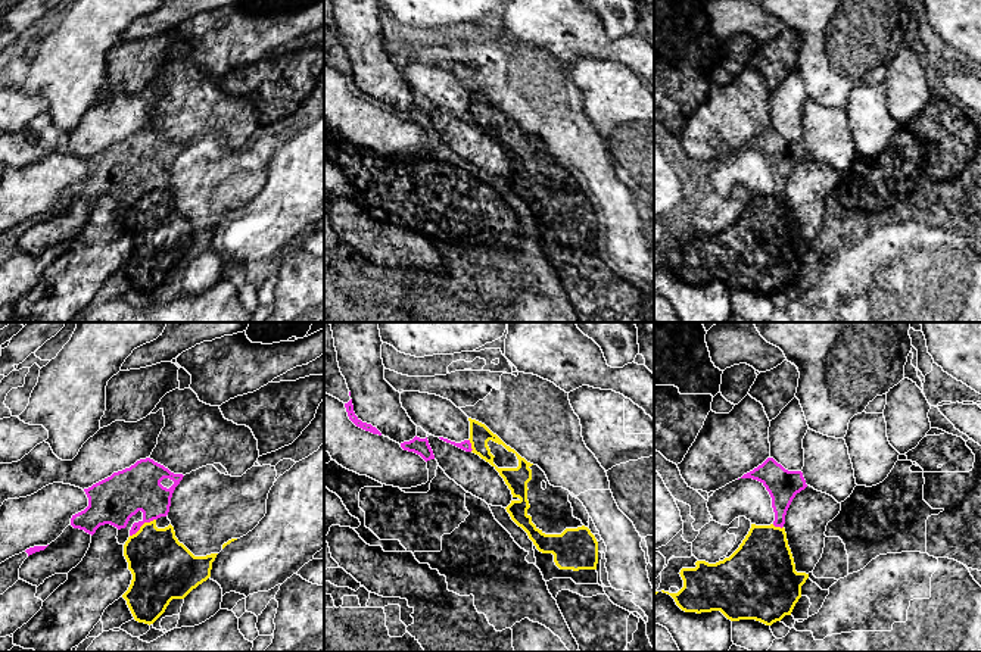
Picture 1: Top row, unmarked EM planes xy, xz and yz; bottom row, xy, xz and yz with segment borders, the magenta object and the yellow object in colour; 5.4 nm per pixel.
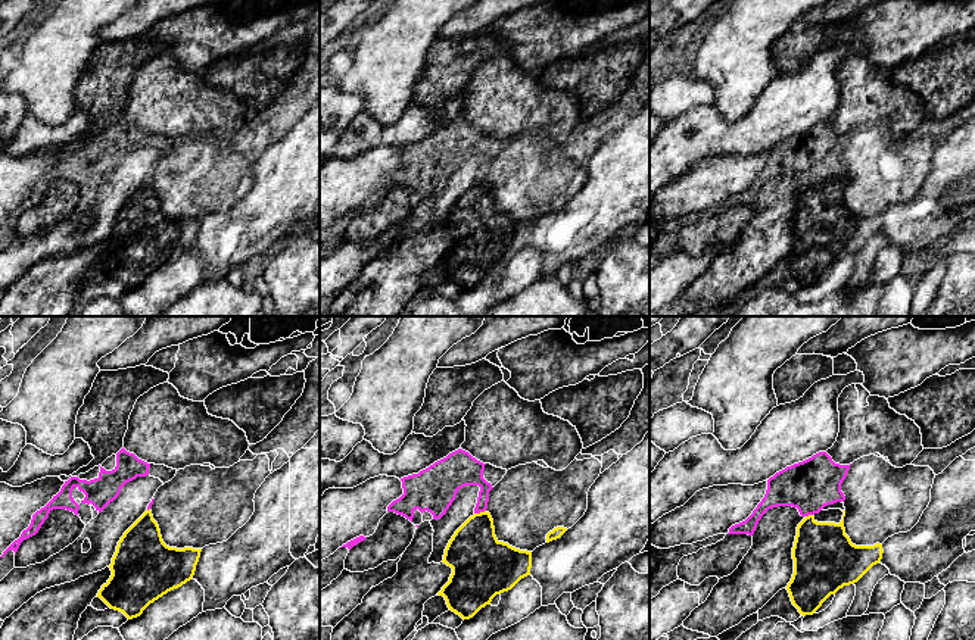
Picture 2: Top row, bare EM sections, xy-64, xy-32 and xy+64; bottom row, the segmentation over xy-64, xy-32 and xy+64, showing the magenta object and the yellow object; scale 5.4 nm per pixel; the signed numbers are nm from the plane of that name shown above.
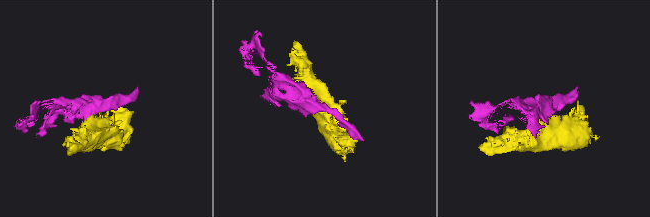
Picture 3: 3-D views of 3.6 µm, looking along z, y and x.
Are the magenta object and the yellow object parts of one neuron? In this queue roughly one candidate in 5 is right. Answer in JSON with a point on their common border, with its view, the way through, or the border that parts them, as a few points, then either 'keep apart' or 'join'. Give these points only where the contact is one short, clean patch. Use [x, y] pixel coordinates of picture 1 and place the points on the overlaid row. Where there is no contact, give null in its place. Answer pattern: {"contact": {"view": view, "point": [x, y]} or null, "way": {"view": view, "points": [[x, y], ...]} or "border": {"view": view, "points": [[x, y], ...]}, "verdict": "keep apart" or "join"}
{"contact": {"view": "xy", "point": [142, 524]}, "border": {"view": "xy", "points": [[155, 518], [145, 523], [130, 536]]}, "verdict": "keep apart"}

